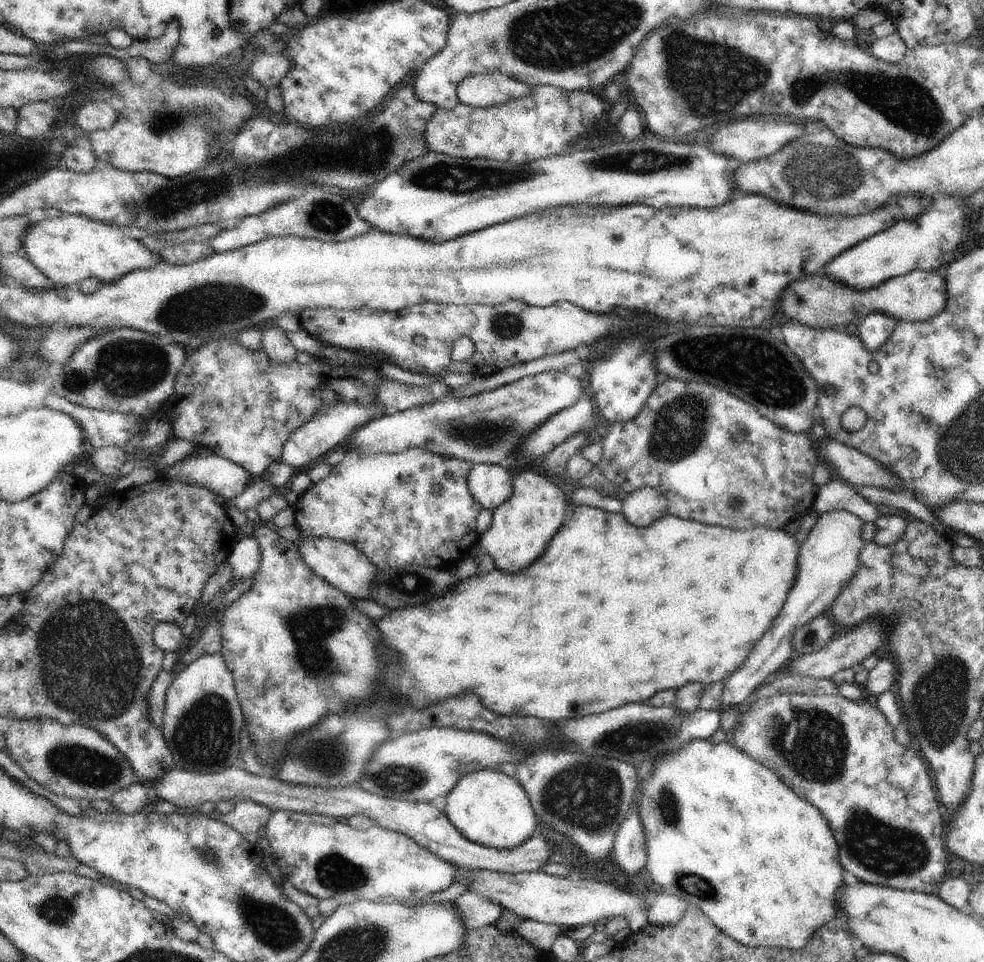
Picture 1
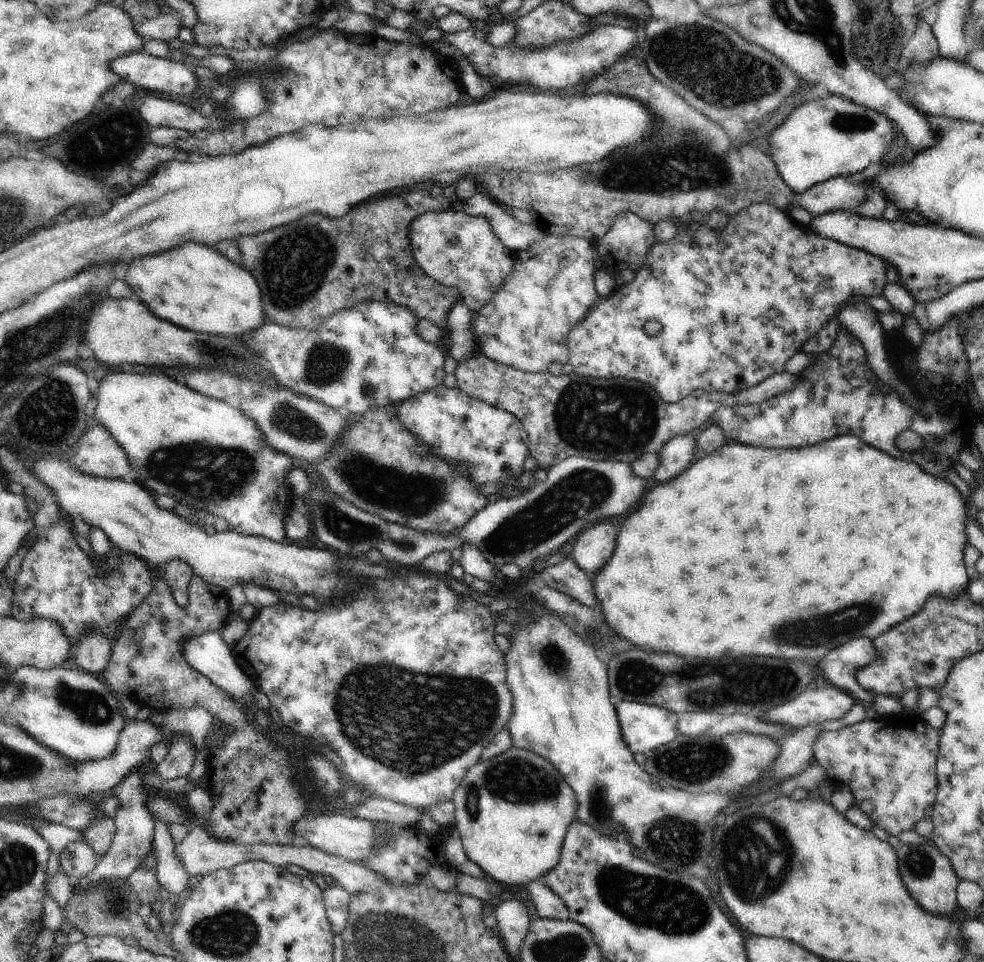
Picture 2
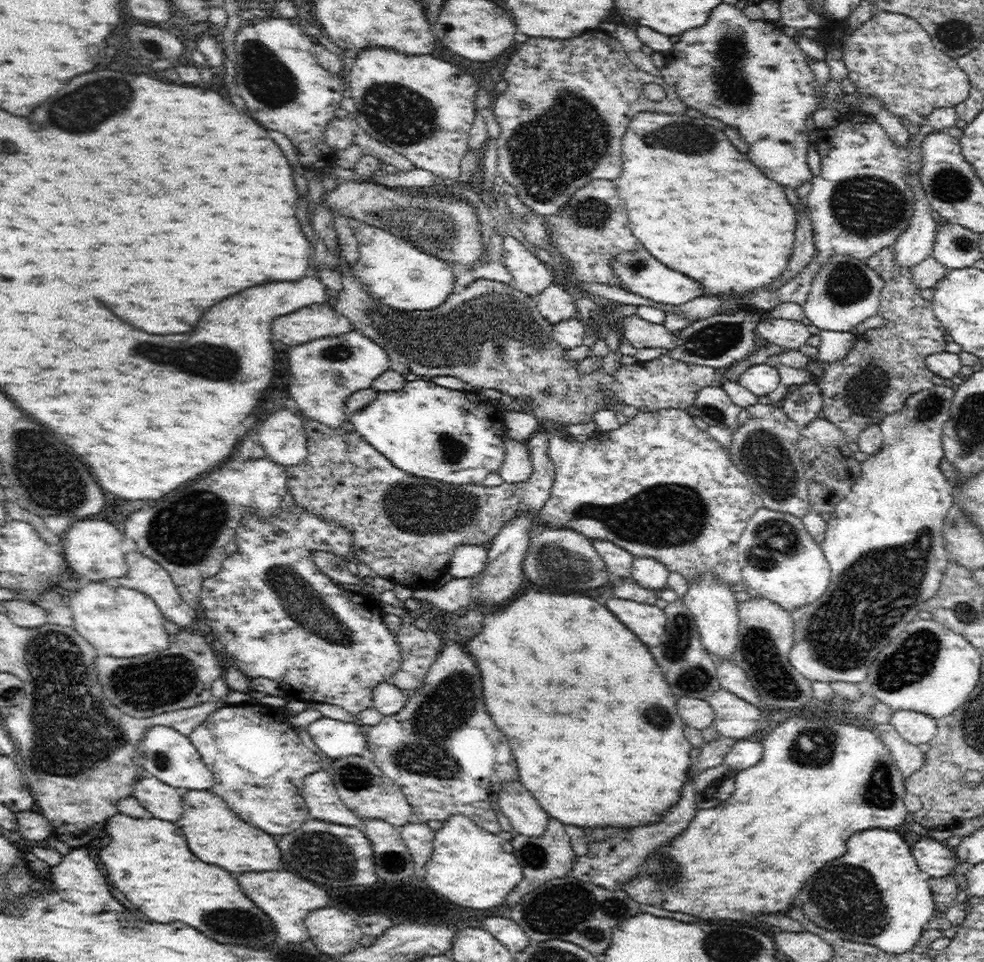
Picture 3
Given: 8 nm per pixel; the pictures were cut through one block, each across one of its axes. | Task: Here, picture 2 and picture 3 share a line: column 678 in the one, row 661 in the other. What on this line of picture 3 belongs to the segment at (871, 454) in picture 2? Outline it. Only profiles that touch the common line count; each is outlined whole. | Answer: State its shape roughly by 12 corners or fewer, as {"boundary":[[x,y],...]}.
{"boundary":[[528,590],[464,645],[549,818],[660,822],[692,761],[648,646]]}

